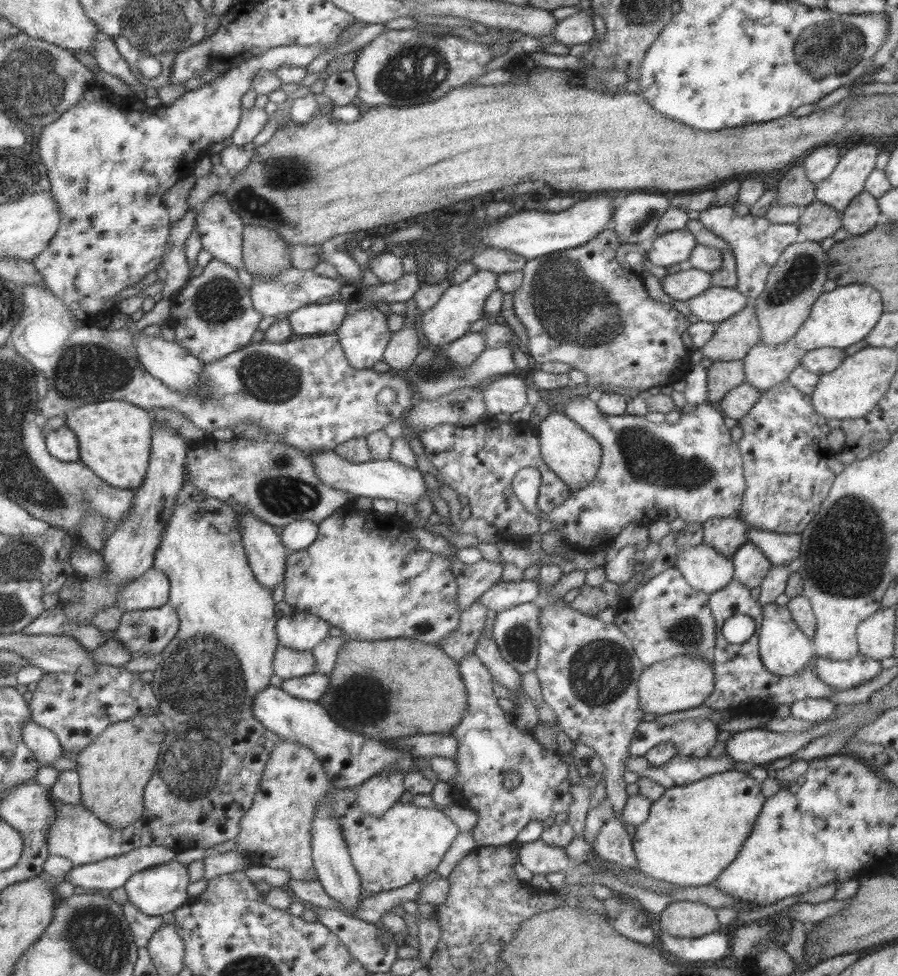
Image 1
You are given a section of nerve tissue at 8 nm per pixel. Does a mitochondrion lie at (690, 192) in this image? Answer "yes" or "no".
no

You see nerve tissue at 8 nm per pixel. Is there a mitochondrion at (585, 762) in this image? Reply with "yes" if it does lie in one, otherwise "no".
no

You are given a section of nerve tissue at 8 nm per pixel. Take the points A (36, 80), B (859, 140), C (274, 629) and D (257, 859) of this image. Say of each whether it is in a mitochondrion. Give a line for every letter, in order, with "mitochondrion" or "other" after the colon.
A: mitochondrion
B: other
C: other
D: other

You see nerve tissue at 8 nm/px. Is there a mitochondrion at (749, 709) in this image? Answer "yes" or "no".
no

